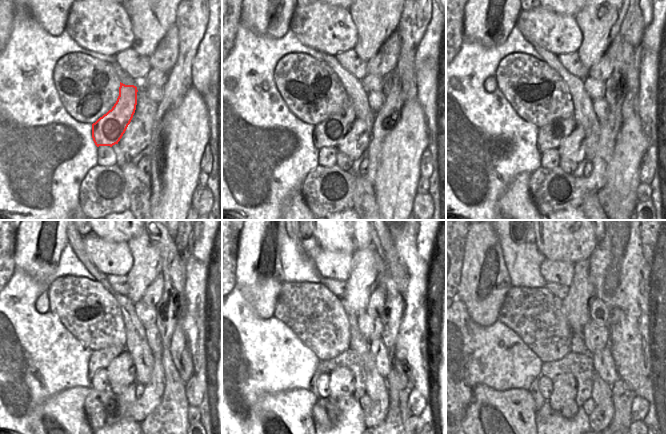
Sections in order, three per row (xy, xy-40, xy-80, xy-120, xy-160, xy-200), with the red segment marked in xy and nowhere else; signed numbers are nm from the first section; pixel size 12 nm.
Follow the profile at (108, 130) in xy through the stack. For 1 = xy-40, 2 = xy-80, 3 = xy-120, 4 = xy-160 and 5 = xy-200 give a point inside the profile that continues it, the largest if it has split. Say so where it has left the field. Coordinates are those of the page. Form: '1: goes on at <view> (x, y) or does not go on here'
1: goes on at xy-40 (328, 133)
2: goes on at xy-80 (549, 137)
3: goes on at xy-120 (100, 359)
4: goes on at xy-160 (312, 388)
5: goes on at xy-200 (534, 388)

